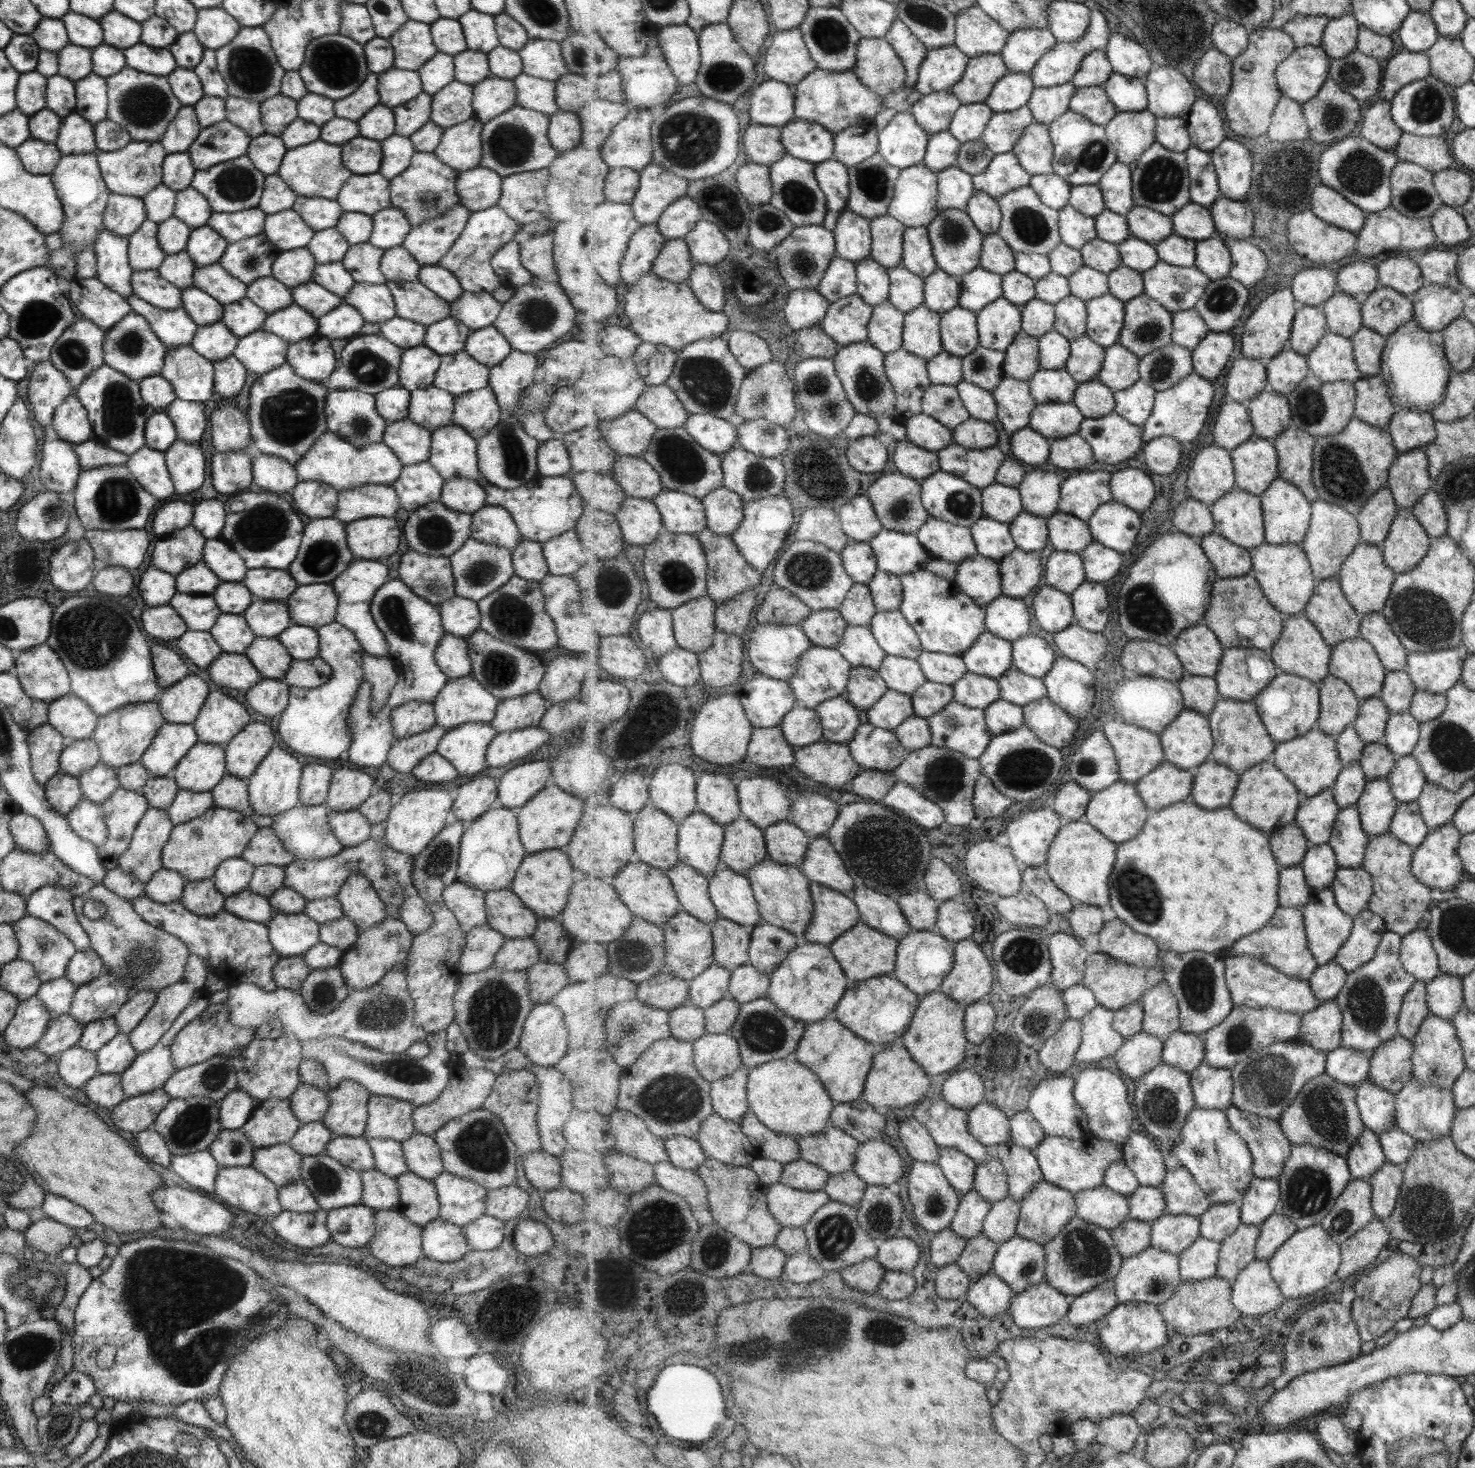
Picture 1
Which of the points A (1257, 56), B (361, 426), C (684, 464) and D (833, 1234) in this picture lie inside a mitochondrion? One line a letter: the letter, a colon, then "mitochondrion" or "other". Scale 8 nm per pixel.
A: other
B: mitochondrion
C: mitochondrion
D: mitochondrion

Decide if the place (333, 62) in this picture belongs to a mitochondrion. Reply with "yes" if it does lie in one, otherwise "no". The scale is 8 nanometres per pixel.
yes

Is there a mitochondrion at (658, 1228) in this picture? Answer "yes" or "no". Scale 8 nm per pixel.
yes

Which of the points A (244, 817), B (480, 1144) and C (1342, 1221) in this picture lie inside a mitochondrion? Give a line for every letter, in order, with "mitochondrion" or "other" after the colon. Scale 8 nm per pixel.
A: other
B: mitochondrion
C: mitochondrion

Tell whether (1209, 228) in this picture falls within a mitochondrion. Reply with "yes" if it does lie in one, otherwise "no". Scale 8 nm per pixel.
no

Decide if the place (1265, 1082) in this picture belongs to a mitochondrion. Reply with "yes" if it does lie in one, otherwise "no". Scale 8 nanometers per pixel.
yes

